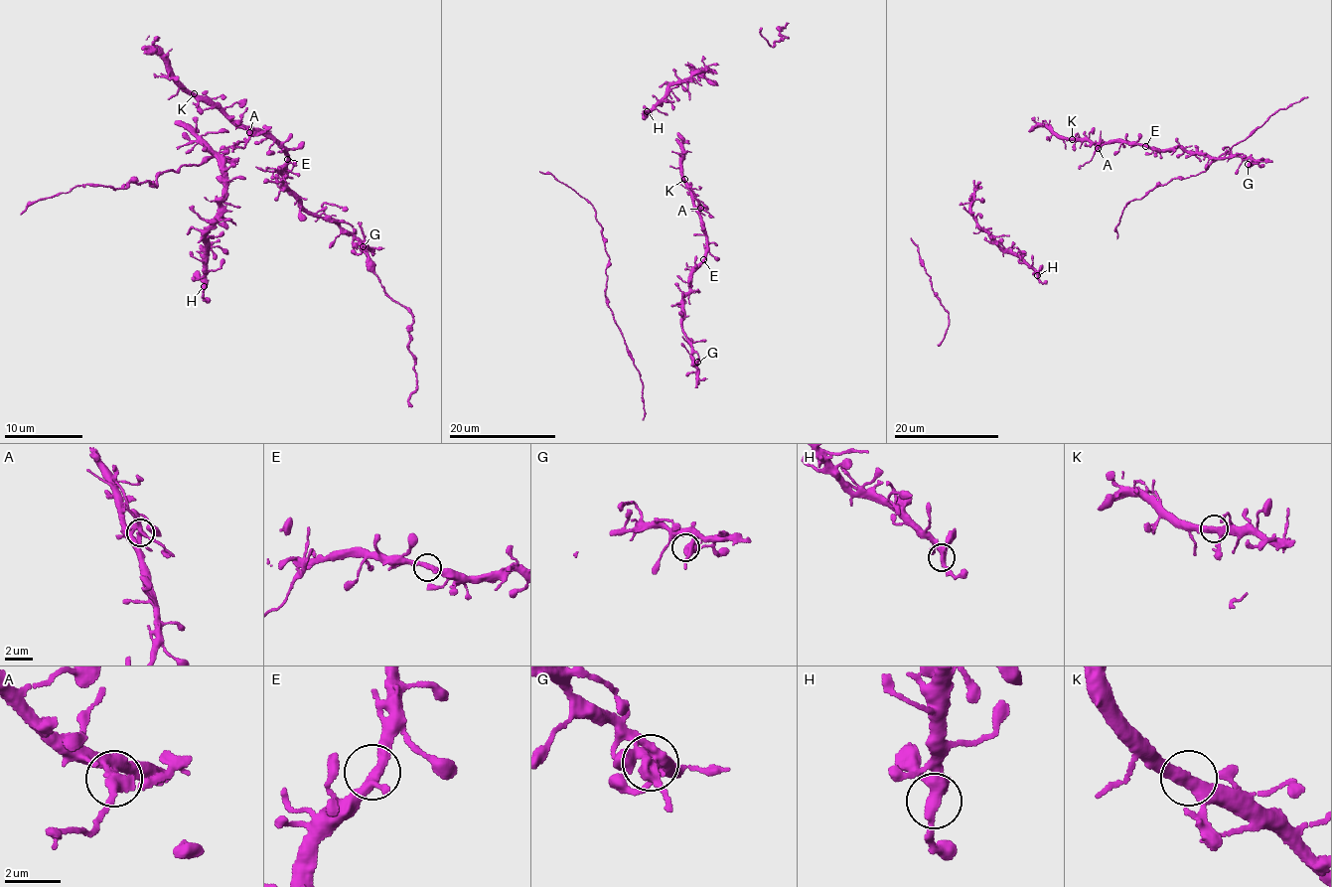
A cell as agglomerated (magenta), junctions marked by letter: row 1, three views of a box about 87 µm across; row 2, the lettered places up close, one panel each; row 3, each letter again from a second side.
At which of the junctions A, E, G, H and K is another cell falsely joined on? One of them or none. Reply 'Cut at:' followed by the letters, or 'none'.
Cut at: A

